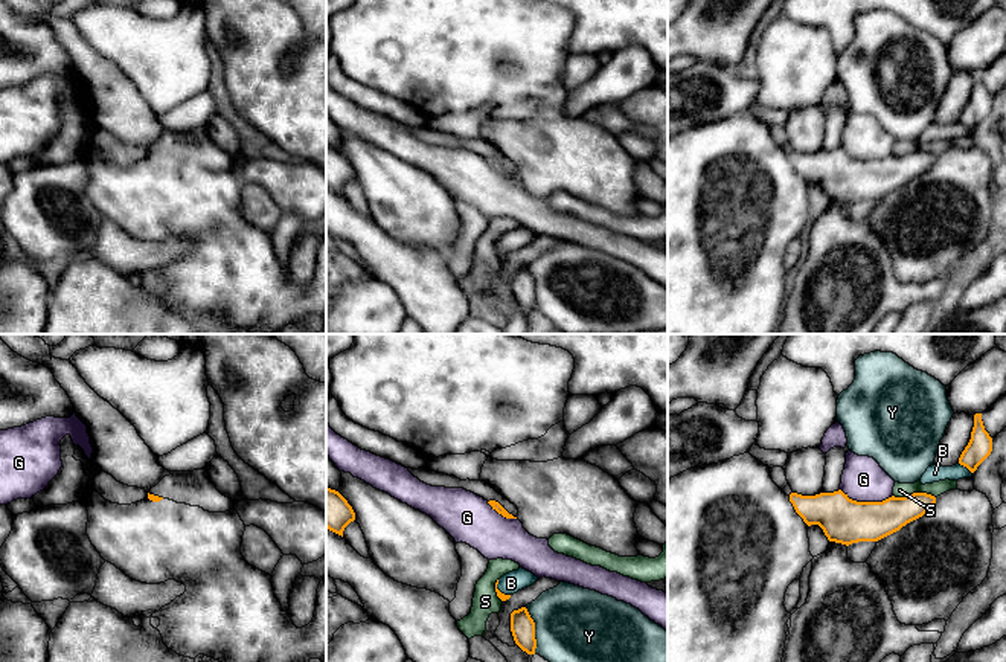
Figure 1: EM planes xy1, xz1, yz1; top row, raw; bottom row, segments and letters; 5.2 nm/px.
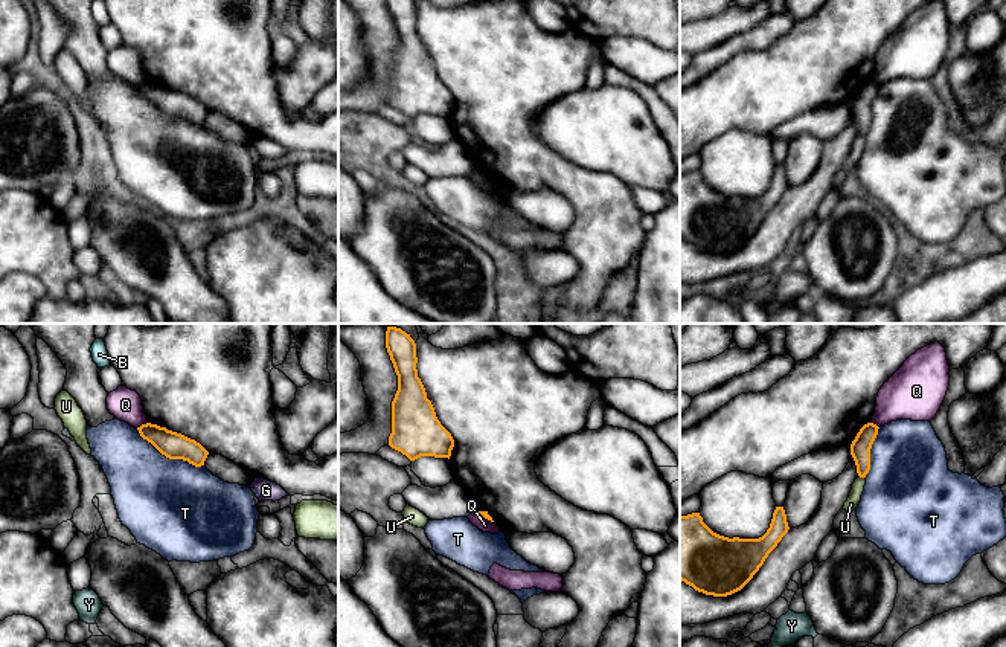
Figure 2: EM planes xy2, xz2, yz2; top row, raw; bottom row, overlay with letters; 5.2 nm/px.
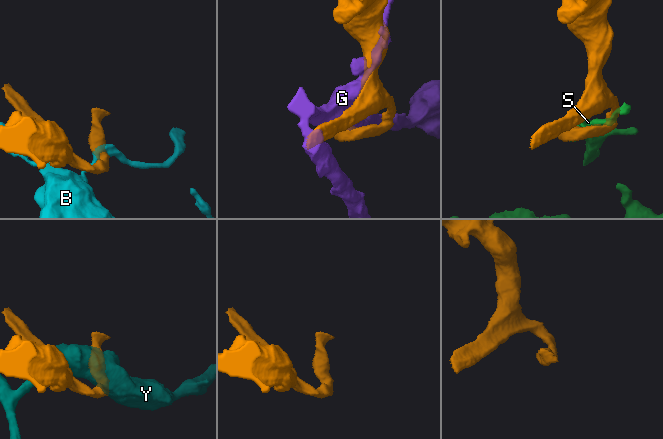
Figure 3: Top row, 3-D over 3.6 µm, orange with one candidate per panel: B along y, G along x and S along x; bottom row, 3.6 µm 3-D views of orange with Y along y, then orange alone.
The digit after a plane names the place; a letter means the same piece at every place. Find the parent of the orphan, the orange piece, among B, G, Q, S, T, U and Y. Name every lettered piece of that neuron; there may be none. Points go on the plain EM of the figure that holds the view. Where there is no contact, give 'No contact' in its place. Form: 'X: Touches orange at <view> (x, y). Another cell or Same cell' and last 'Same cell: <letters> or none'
B: Touches orange at yz1 (965, 124). Another cell
G: Touches orange at yz1 (866, 160). Another cell
Q: Touches orange at xy2 (142, 83). Another cell
S: Touches orange at yz1 (915, 151). Another cell
T: Touches orange at xy2 (169, 116). Another cell
U: Touches orange at yz2 (861, 135). Another cell
Y: Touches orange at xz1 (534, 289). Another cell
Same cell: none

